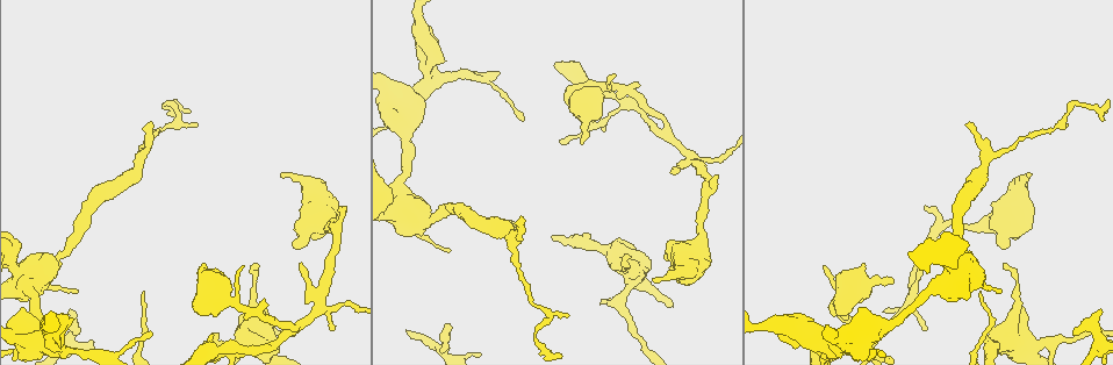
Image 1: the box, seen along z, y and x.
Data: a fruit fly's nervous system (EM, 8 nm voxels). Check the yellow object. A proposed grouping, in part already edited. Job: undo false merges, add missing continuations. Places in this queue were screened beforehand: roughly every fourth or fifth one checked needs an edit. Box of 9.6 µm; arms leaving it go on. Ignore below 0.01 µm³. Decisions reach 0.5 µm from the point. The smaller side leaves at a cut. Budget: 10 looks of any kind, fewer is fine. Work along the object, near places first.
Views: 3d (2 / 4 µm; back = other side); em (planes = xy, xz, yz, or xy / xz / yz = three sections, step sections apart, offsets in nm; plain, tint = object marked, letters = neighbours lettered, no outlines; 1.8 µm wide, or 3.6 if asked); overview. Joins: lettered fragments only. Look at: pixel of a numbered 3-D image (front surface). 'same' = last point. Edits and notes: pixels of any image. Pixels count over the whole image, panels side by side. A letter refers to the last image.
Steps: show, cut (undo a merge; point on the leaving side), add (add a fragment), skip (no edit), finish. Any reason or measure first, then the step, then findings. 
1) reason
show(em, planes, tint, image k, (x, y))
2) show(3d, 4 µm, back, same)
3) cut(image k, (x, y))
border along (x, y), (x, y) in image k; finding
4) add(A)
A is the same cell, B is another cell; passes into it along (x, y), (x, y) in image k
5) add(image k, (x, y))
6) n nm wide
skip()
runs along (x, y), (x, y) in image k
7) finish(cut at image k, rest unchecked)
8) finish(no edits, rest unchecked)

show(em, planes, plain, image 1, (926, 328))

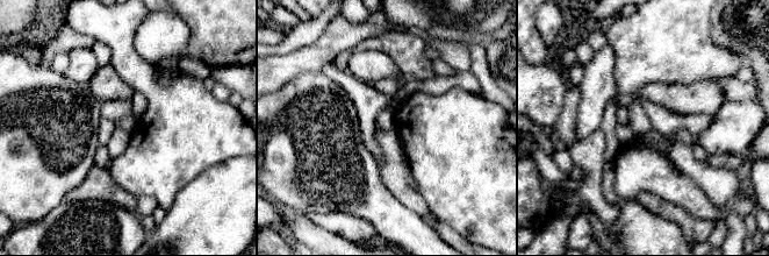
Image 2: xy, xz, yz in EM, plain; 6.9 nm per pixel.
show(em, planes, letters, same)

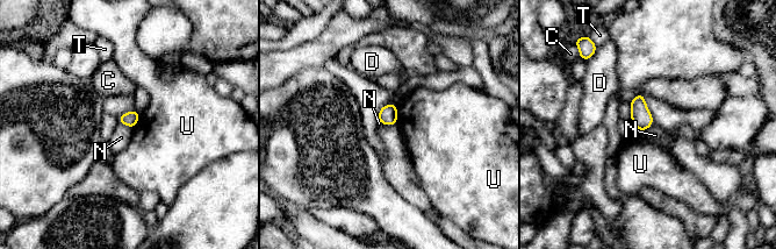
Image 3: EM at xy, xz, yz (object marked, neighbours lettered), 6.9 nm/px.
skip()
C, D, N, T and U are other cells; border along (117, 121), (133, 128) in image 3; no lettered fragment goes on from it

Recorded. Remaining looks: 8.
tapers out
show(em, planes, letters, image 1, (926, 208))

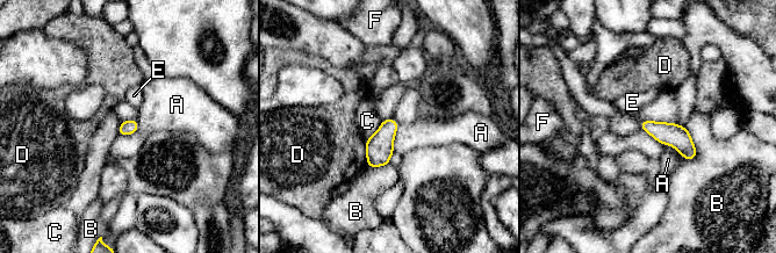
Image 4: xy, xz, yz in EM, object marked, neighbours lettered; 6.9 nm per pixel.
skip()
A, B, C, D, E and F are other cells; border along (687, 128), (696, 152), (691, 160) in image 4; none of them fits

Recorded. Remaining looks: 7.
show(3d, 4 µm, image 1, (1030, 175))

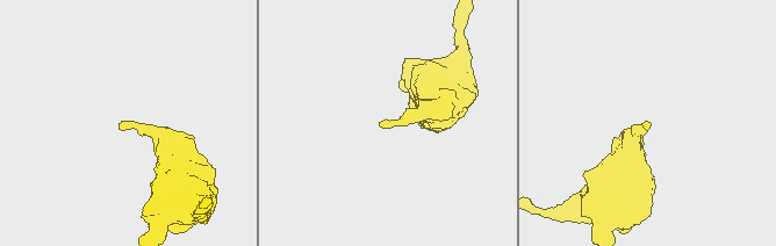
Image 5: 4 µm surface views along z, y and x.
now the EM
show(em, xy, step 16, tint, image 5, (647, 125))

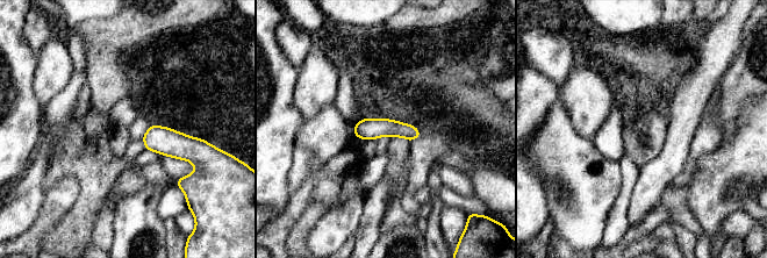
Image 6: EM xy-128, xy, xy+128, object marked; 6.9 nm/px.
cut it another way
show(em, planes, letters, same)

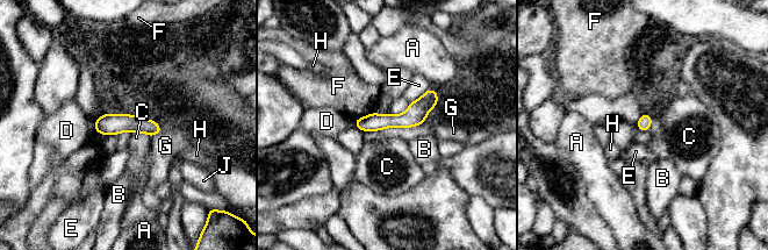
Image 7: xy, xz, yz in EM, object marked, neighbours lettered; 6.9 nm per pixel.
skip()
A, B, C, D, E, F, G, H and J are other cells; border along (133, 131), (140, 131), (150, 137) in image 7; no lettered fragment goes on from it

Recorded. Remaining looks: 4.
free end
show(em, planes, letters, image 1, (445, 325))

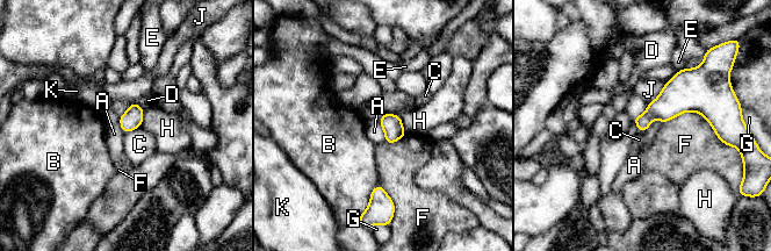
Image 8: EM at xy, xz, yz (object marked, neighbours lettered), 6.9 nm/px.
skip()
A, B, C, D, E, F, G, H, J and K are other cells; no lettered fragment goes on from it

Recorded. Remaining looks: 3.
finish(no edits, rest unchecked)

